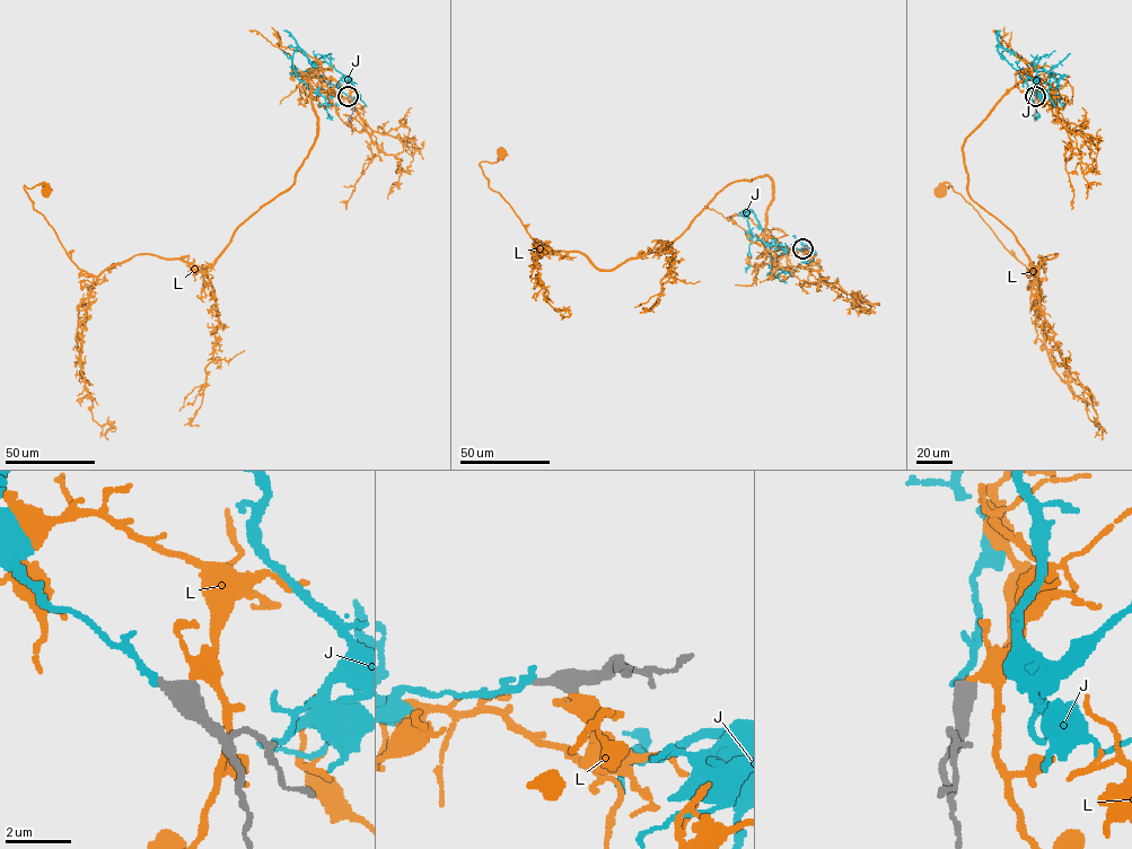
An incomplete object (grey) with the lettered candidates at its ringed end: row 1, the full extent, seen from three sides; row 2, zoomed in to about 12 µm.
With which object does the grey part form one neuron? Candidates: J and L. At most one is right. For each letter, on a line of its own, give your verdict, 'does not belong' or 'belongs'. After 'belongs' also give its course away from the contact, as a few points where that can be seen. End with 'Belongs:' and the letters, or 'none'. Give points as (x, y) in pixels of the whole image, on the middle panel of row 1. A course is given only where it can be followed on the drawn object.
J: belongs; course (803, 248), (769, 245), (748, 212), (748, 229), (757, 238), (780, 244), (784, 251), (784, 243)
L: does not belong
Belongs: J

